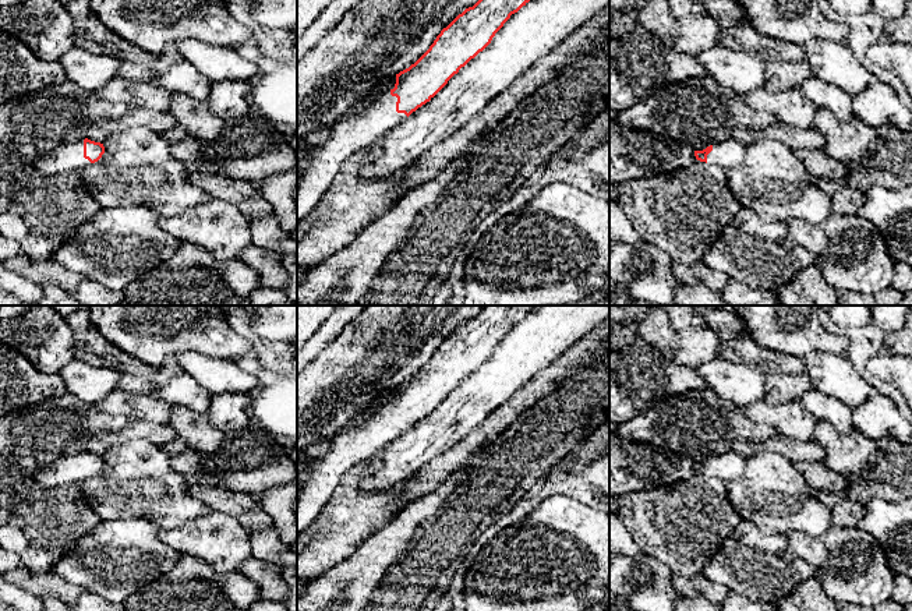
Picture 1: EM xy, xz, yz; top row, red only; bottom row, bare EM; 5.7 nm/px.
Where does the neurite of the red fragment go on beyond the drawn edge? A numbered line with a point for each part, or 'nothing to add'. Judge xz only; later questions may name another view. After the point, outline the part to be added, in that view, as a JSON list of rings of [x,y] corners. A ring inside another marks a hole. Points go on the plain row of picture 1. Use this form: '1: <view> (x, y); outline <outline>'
1: xz (318, 479); outline [[[390,403],[383,405],[364,425],[343,427],[321,458],[297,462],[297,534],[315,520],[351,467],[407,431],[396,424],[396,414]]]

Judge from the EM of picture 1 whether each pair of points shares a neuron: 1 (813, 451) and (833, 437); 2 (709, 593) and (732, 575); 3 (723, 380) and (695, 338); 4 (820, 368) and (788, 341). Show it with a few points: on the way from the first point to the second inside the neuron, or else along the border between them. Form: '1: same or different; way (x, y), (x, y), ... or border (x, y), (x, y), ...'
1: different; border (812, 441), (823, 451), (823, 462)
2: different; border (700, 574), (709, 581), (721, 583), (730, 592)
3: different; border (718, 357), (703, 361), (696, 368)
4: different; border (838, 355), (810, 352), (802, 359)

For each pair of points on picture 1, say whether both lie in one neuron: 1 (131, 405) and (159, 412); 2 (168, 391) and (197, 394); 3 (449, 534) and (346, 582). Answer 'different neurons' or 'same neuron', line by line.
1: same neuron
2: same neuron
3: different neurons

